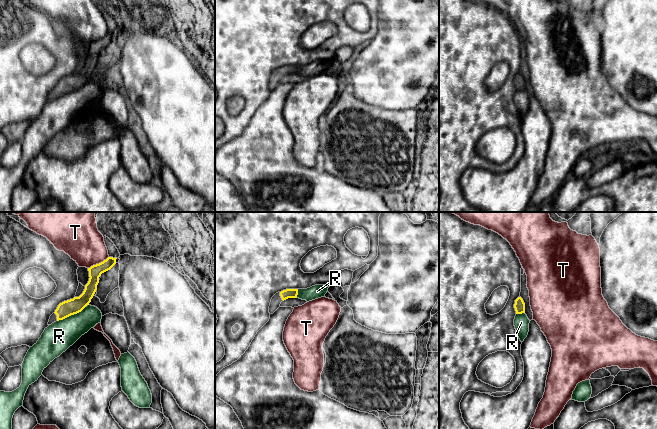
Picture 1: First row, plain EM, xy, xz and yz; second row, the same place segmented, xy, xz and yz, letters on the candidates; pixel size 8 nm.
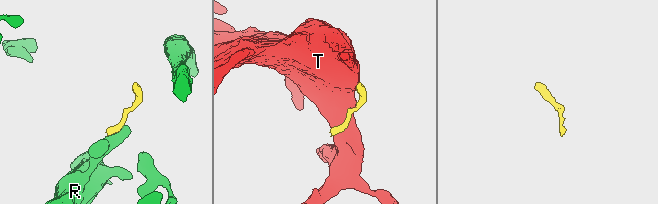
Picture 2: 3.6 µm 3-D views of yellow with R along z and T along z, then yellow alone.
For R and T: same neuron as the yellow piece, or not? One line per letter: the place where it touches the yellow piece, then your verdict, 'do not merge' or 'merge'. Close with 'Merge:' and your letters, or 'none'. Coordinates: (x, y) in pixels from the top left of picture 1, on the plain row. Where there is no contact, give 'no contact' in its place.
R: xy (71, 90) | do not merge
T: xy (99, 39) | do not merge
Merge: none

